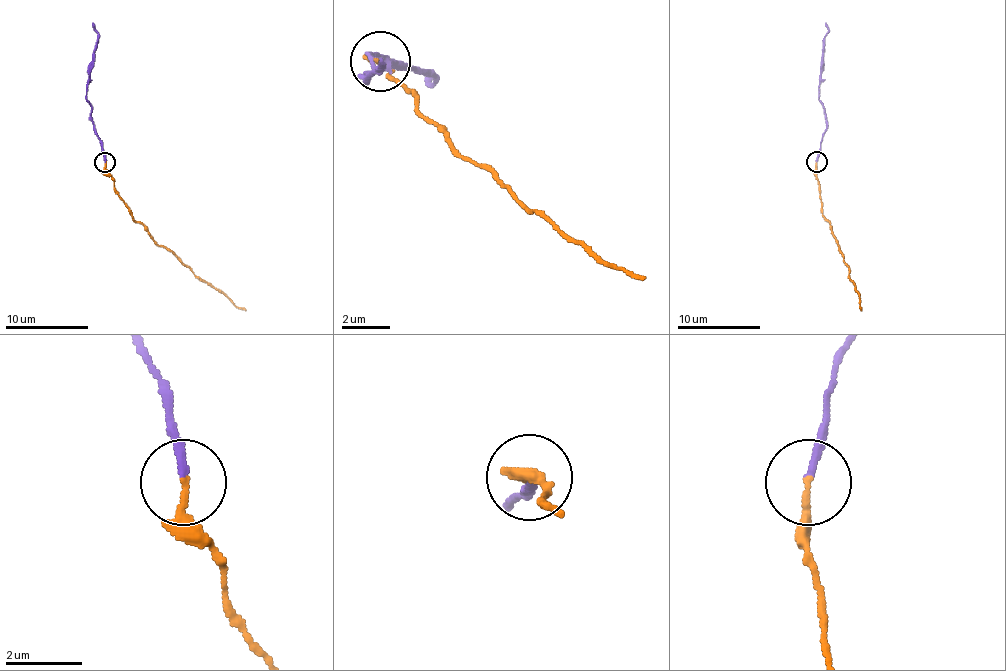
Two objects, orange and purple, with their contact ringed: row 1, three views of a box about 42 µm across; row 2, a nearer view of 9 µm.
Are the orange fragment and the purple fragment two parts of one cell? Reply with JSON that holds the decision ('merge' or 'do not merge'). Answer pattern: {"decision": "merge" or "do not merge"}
{"decision": "do not merge"}

